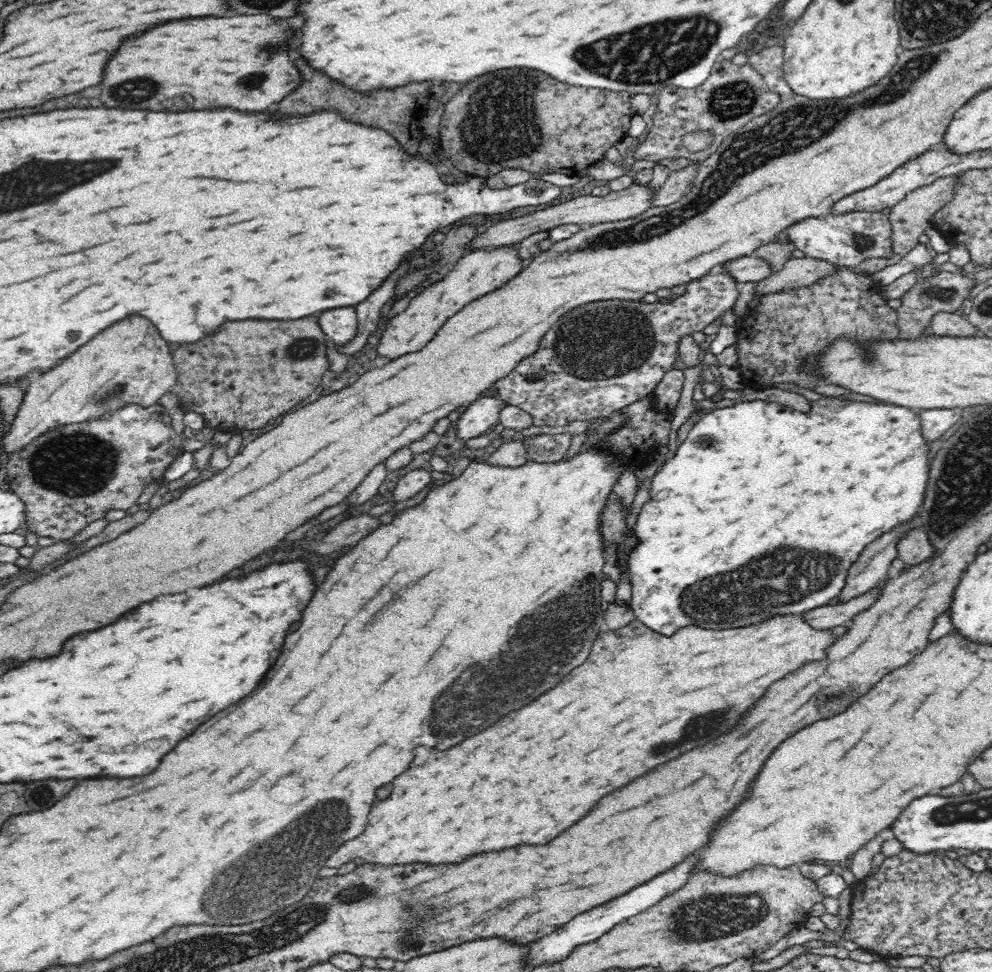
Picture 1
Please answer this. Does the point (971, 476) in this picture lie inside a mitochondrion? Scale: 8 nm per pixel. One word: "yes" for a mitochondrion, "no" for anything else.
yes

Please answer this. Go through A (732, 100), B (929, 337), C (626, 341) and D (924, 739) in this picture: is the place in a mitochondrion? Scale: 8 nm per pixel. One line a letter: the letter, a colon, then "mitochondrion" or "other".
A: mitochondrion
B: other
C: mitochondrion
D: other

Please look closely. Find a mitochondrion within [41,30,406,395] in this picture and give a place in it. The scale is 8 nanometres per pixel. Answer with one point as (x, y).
(135, 90)

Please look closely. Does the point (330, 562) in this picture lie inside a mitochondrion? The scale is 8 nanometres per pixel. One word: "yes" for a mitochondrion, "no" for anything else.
no

